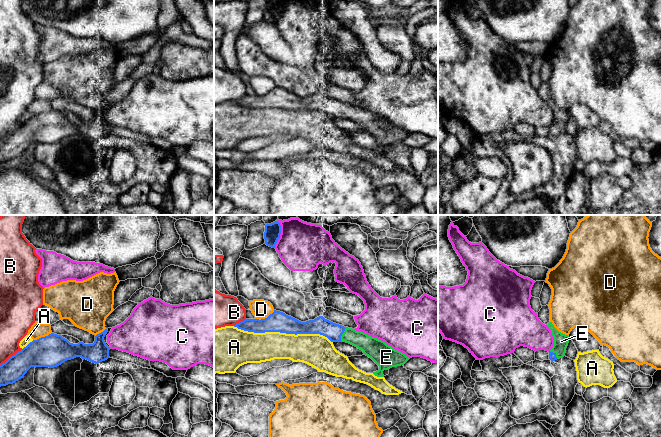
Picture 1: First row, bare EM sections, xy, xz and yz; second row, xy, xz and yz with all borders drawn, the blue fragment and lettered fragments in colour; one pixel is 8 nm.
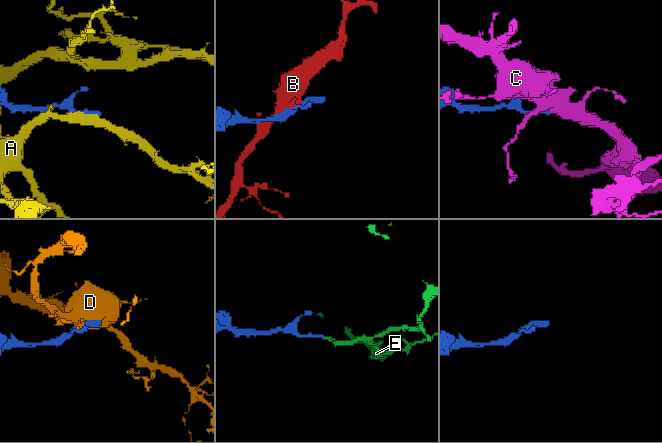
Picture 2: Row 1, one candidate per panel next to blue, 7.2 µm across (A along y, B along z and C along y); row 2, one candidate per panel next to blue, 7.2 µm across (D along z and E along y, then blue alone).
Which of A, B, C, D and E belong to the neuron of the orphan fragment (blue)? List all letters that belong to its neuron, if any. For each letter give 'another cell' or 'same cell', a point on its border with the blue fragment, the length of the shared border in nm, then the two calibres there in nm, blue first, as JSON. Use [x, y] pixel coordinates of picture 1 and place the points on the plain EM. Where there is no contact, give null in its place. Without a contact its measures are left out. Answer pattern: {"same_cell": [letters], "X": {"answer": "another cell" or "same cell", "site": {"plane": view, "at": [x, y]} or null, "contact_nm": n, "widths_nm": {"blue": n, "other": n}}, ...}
{"same_cell": ["E"], "A": {"answer": "another cell", "site": {"plane": "xz", "at": [283, 108]}, "contact_nm": 800, "widths_nm": {"blue": 160, "other": 240}}, "B": {"answer": "another cell", "site": {"plane": "xy", "at": [11, 132]}, "contact_nm": 220, "widths_nm": {"blue": 220, "other": 240}}, "C": {"answer": "another cell", "site": {"plane": "xz", "at": [279, 12]}, "contact_nm": 200, "widths_nm": {"blue": 130, "other": 380}}, "D": {"answer": "another cell", "site": {"plane": "xz", "at": [265, 94]}, "contact_nm": 180, "widths_nm": {"blue": 160, "other": 150}}, "E": {"answer": "same cell", "site": {"plane": "xz", "at": [342, 109]}, "contact_nm": 130, "widths_nm": {"blue": 140, "other": 150}}}

